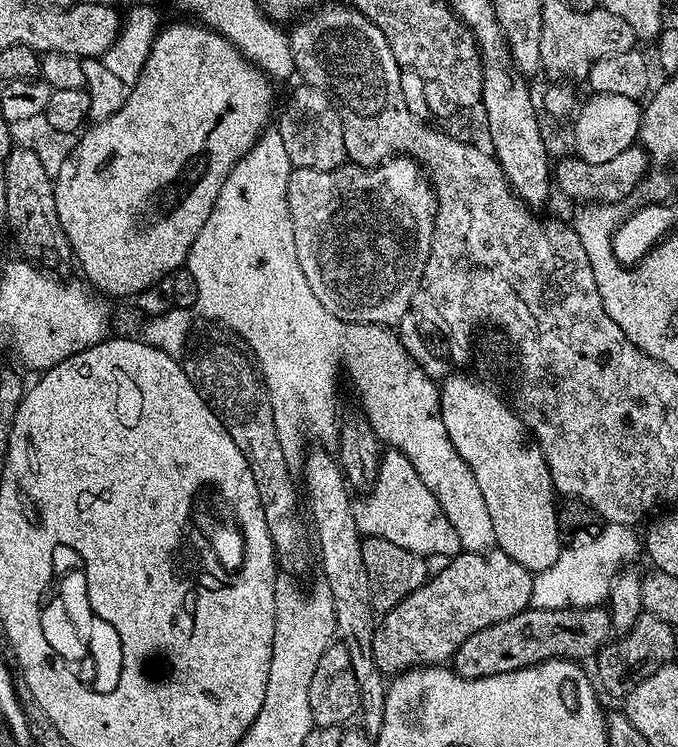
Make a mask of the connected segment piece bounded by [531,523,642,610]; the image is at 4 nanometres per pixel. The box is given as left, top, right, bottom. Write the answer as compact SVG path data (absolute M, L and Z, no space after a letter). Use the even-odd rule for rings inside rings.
M605 523L591 538L569 543L569 548L561 547L556 561L533 575L531 607L558 610L603 605L617 572L627 565L627 560L635 558L636 551L641 551L641 541L636 541L632 532L635 531L629 525Z

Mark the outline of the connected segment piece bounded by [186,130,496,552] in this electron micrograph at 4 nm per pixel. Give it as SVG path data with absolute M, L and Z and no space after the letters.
M265 130L256 139L255 146L233 166L226 182L222 182L222 190L218 190L218 198L214 198L214 210L210 210L210 218L206 218L202 230L198 230L198 238L194 238L186 261L188 272L194 274L194 282L198 282L198 312L208 320L225 324L229 333L241 336L248 343L268 388L278 442L282 442L282 454L288 461L299 461L305 455L304 428L320 442L328 442L324 440L337 435L336 375L340 372L339 360L344 360L344 372L356 387L356 396L364 407L362 415L370 422L381 445L410 458L410 466L420 472L422 482L426 482L434 498L438 498L442 514L446 514L454 534L458 534L463 551L489 551L496 542L494 522L490 522L490 514L486 514L486 501L482 498L482 490L478 490L478 482L474 482L470 466L462 462L446 434L437 381L424 374L410 358L391 327L347 324L314 298L310 282L306 282L306 274L302 274L302 266L298 266L298 250L294 250L294 222L288 205L292 169L282 134L278 130Z

